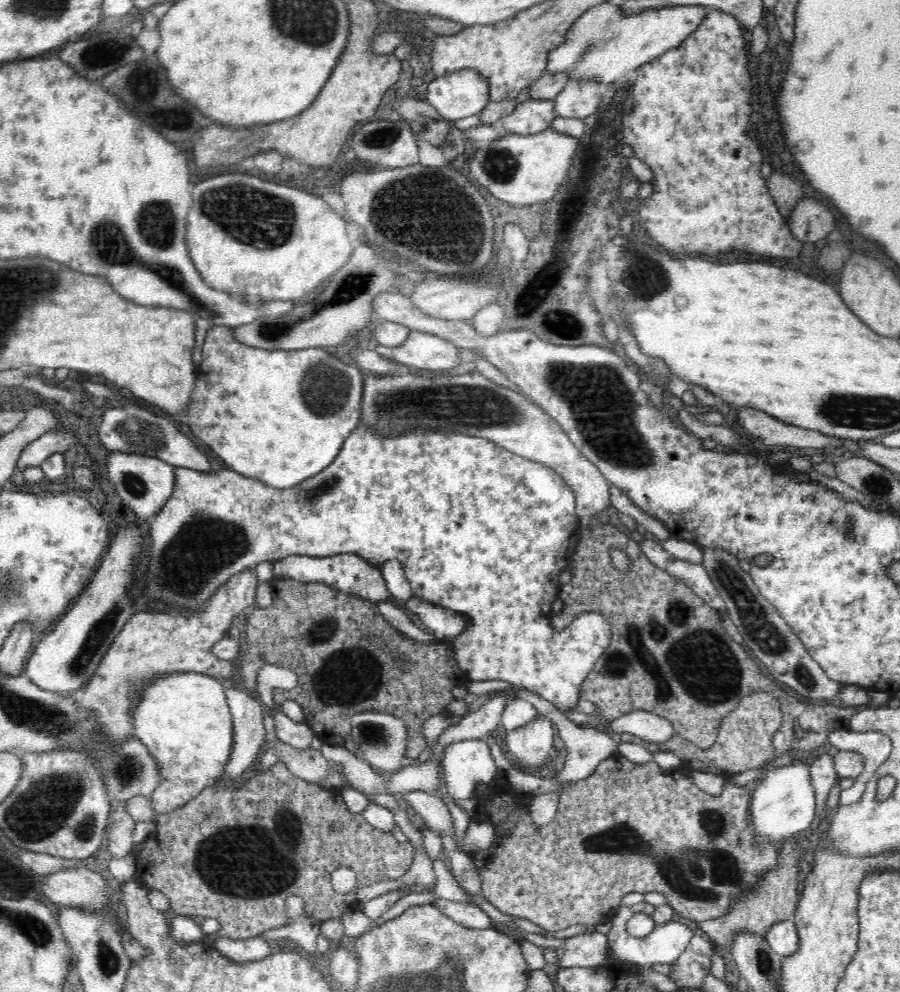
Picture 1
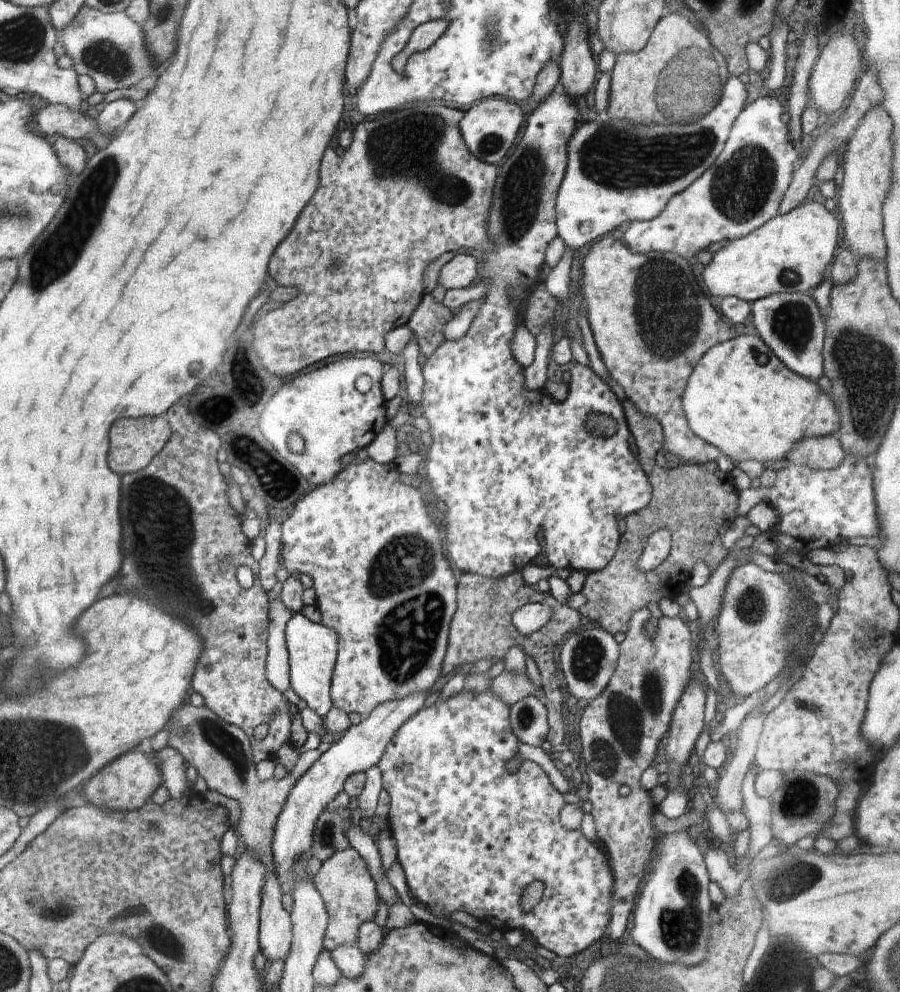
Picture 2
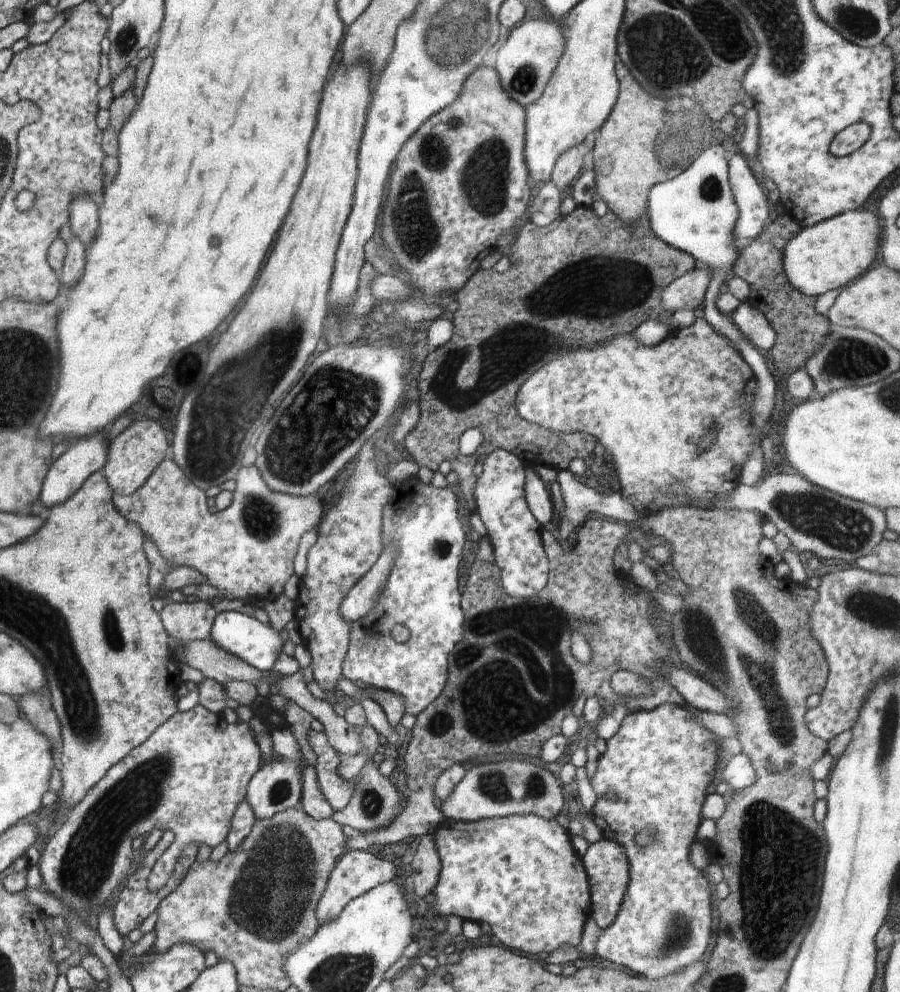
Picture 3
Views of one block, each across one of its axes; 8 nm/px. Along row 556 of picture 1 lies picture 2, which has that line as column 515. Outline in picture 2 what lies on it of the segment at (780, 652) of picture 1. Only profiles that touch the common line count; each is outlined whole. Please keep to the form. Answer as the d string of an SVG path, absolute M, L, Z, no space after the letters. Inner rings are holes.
M527 696L509 708L509 721L519 742L542 746L547 740L549 724L543 700Z

